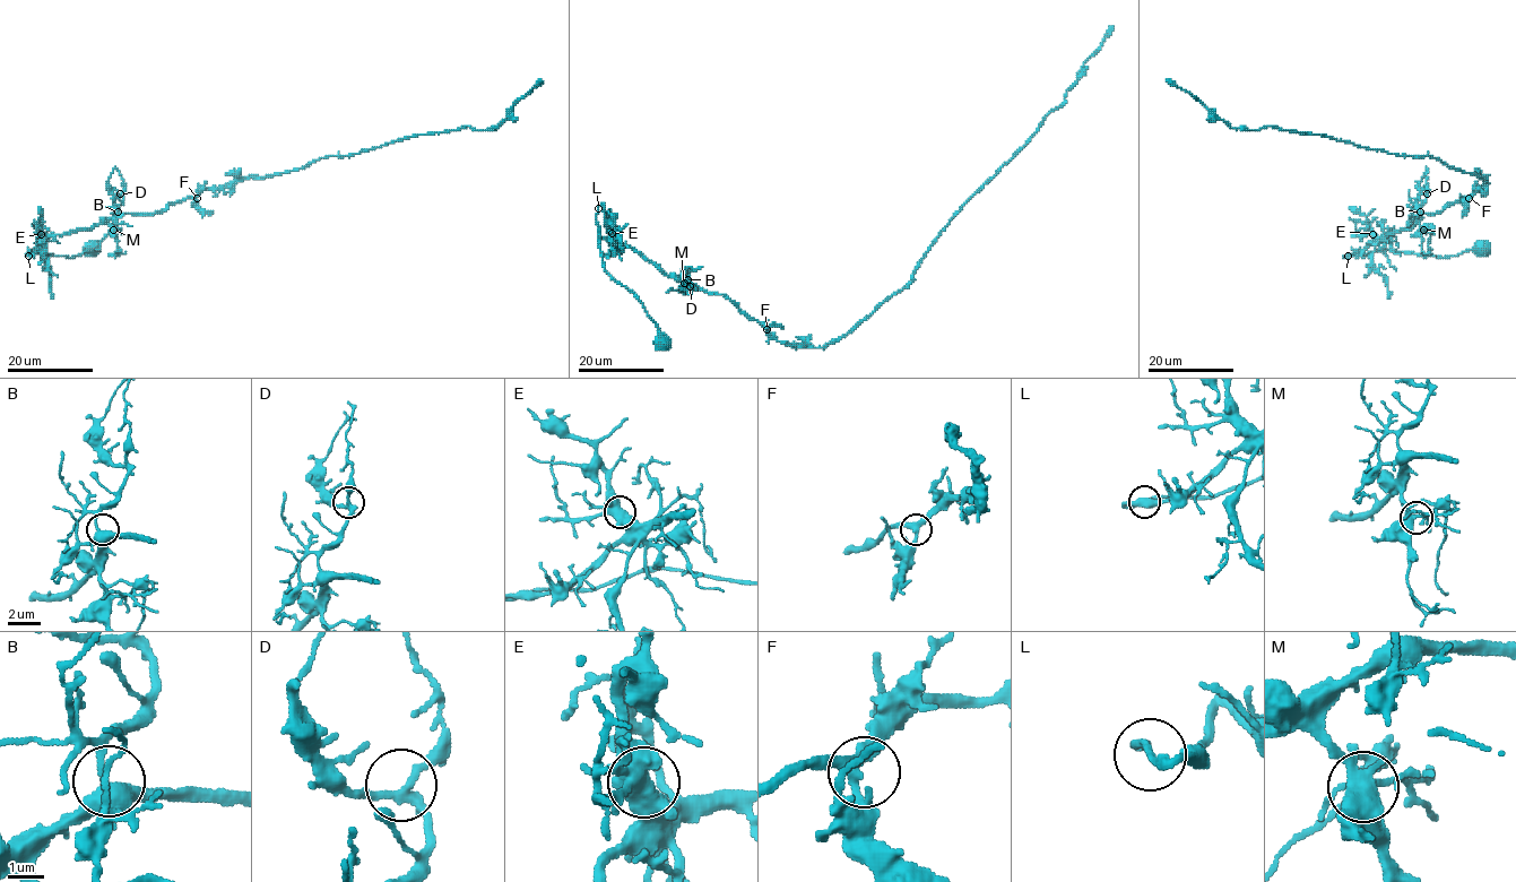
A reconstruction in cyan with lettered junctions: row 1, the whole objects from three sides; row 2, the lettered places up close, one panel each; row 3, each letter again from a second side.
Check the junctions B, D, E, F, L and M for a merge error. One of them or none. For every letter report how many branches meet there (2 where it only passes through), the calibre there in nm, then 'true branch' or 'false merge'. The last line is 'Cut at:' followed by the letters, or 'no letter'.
B: 5 branches meet; 440 nm thick; true branch
D: 3 branches meet; 240 nm thick; true branch
E: 5 branches meet; 650 nm thick; true branch
F: 3 branches meet; 280 nm thick; true branch
L: 2 branches meet; 200 nm thick; true branch
M: 5 branches meet; 400 nm thick; true branch
Cut at: no letter

